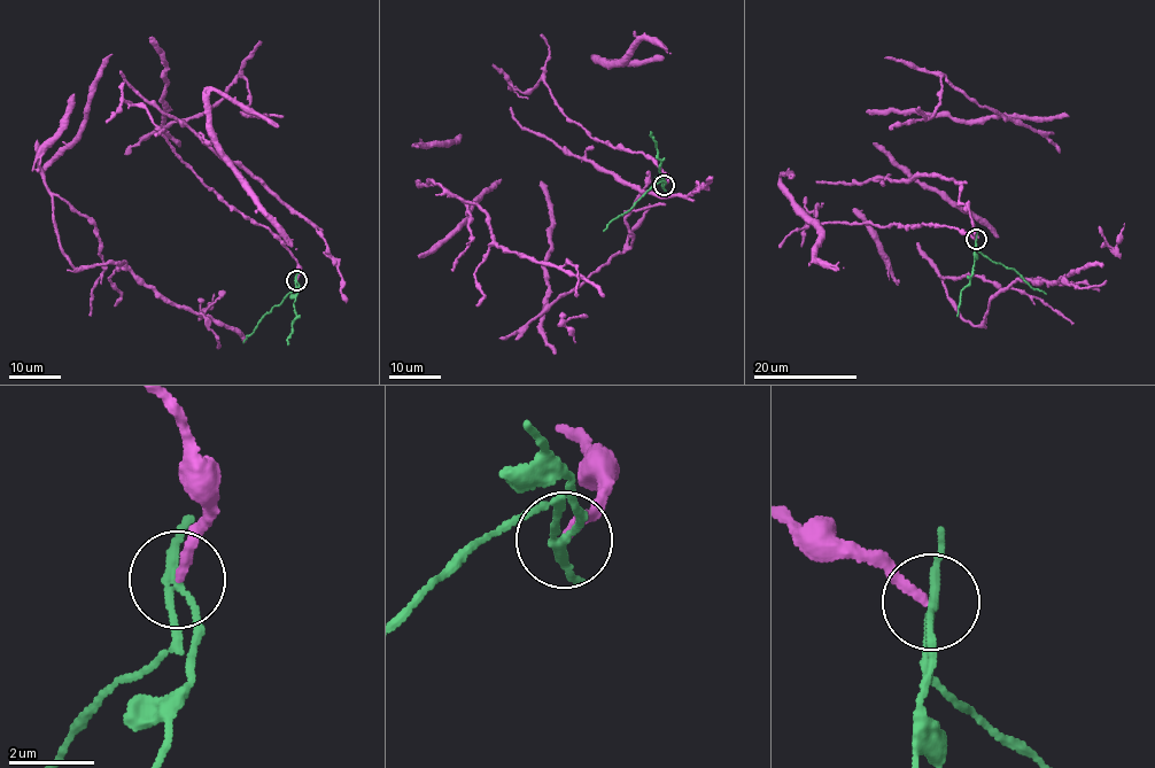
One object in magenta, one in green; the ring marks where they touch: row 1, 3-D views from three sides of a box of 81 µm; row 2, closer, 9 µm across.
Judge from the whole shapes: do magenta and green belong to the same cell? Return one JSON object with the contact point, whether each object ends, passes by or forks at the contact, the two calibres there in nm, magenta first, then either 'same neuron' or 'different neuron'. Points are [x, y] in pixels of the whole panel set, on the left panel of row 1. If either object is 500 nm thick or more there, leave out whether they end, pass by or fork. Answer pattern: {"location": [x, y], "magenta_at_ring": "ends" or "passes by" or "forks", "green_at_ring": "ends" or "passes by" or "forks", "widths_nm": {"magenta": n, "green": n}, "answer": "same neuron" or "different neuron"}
{"location": [296, 280], "magenta_at_ring": "ends", "green_at_ring": "passes by", "widths_nm": {"magenta": 220, "green": 200}, "answer": "different neuron"}

